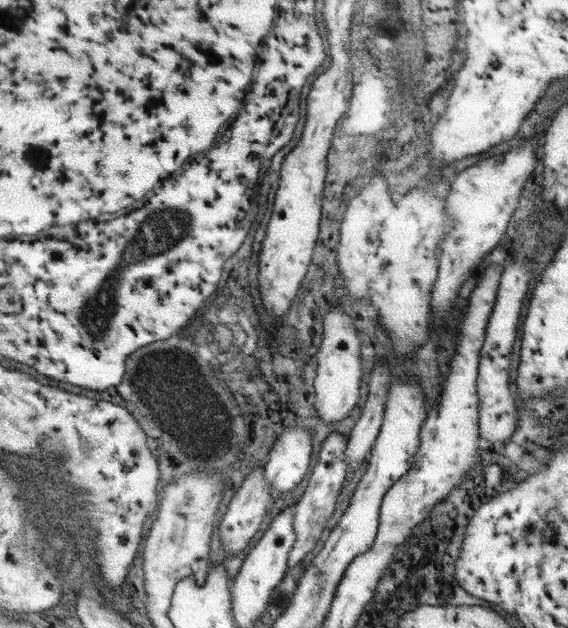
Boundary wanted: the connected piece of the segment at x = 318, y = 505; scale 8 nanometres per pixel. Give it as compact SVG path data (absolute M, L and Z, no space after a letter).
M332 432L324 440L318 462L312 470L311 479L307 486L307 491L303 494L301 501L296 504L296 532L298 532L298 541L292 549L290 555L290 568L296 568L316 546L320 540L320 532L324 530L328 518L334 513L336 501L347 480L348 464L346 464L346 445L348 438L343 434Z

